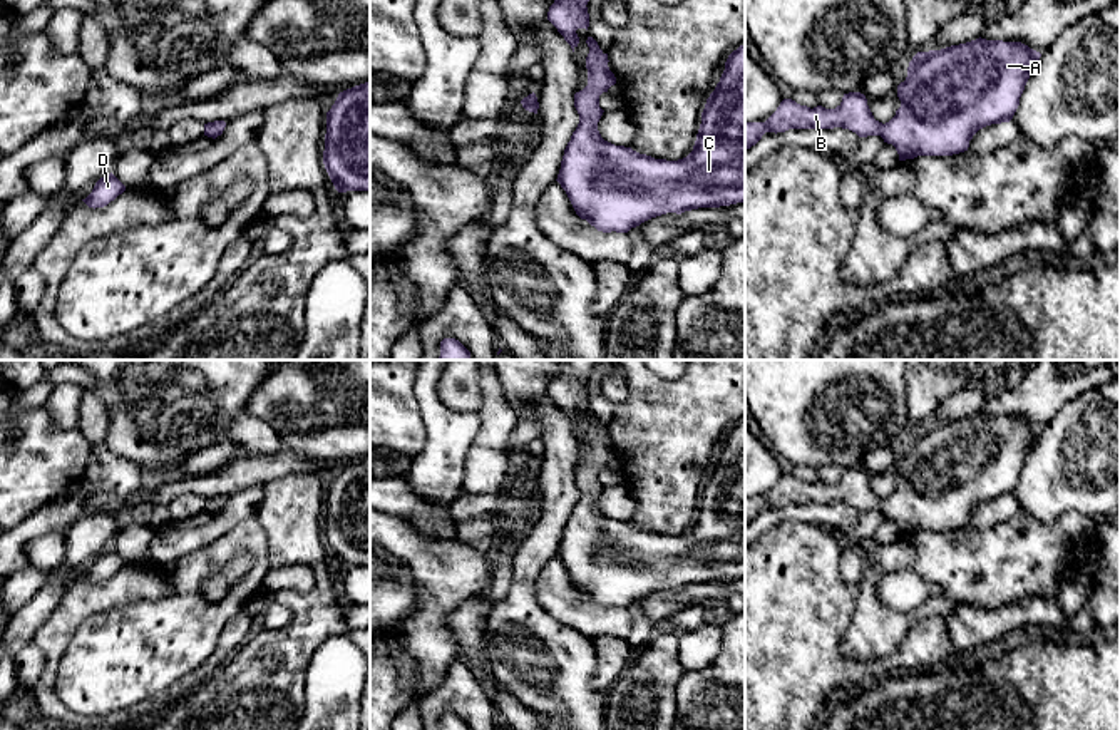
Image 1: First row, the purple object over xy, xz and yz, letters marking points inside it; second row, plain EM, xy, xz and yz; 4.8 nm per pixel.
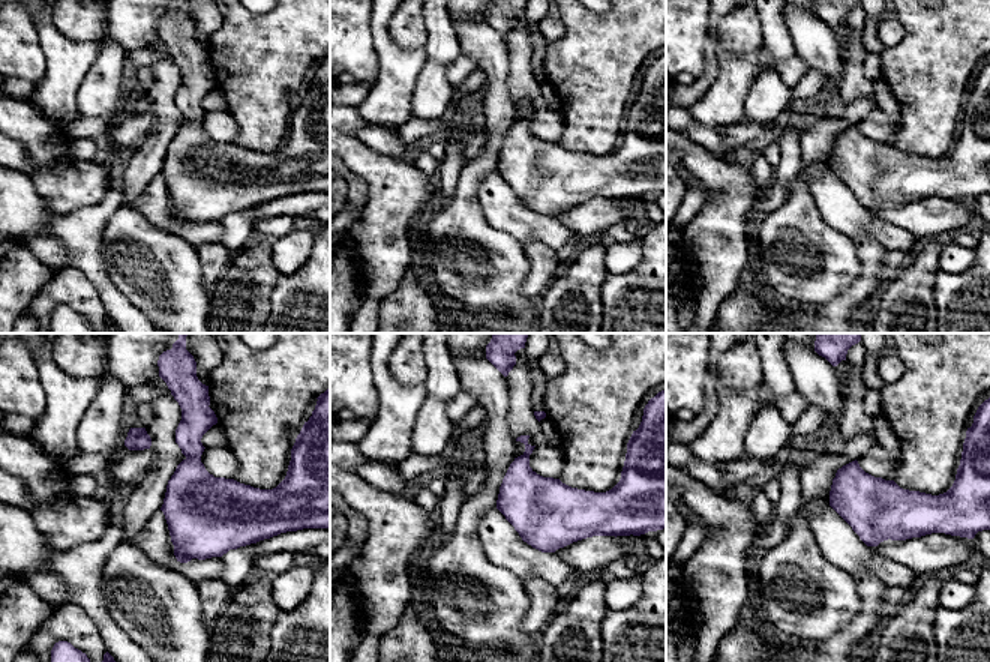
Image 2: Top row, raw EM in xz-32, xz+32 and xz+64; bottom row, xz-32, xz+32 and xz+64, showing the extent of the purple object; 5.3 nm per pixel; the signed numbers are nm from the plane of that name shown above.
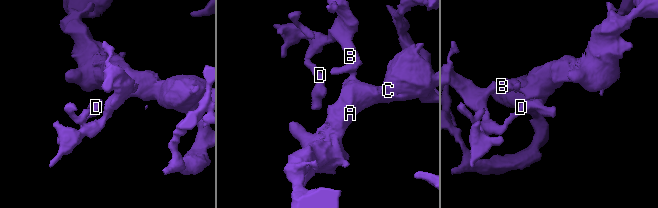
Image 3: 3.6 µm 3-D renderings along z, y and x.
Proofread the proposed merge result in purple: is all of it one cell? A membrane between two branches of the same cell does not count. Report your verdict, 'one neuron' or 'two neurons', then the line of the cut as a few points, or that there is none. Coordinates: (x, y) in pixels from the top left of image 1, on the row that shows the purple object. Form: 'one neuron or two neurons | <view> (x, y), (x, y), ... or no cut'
one neuron | no cut

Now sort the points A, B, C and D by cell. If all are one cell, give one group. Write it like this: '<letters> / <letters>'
A B C D

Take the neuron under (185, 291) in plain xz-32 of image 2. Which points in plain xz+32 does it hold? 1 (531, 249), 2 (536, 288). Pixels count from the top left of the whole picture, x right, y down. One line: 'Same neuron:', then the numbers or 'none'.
Same neuron: none

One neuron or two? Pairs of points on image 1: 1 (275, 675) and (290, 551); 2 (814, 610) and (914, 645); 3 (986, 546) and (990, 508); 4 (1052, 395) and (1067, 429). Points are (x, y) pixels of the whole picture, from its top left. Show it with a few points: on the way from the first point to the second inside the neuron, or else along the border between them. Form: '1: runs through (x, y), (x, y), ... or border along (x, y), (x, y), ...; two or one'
1: runs through (297, 642), (318, 611), (322, 571); one
2: runs through (821, 642), (846, 667), (883, 663); one
3: border along (1018, 513), (988, 528), (968, 526); two
4: border along (1092, 389), (1073, 397), (1042, 429); two

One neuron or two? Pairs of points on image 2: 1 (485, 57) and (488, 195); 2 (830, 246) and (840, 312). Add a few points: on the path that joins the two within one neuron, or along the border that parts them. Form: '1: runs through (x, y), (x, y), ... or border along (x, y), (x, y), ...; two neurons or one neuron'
1: border along (495, 170), (479, 185), (477, 201), (480, 209); two neurons
2: border along (861, 270), (836, 297), (824, 303), (803, 305); two neurons

